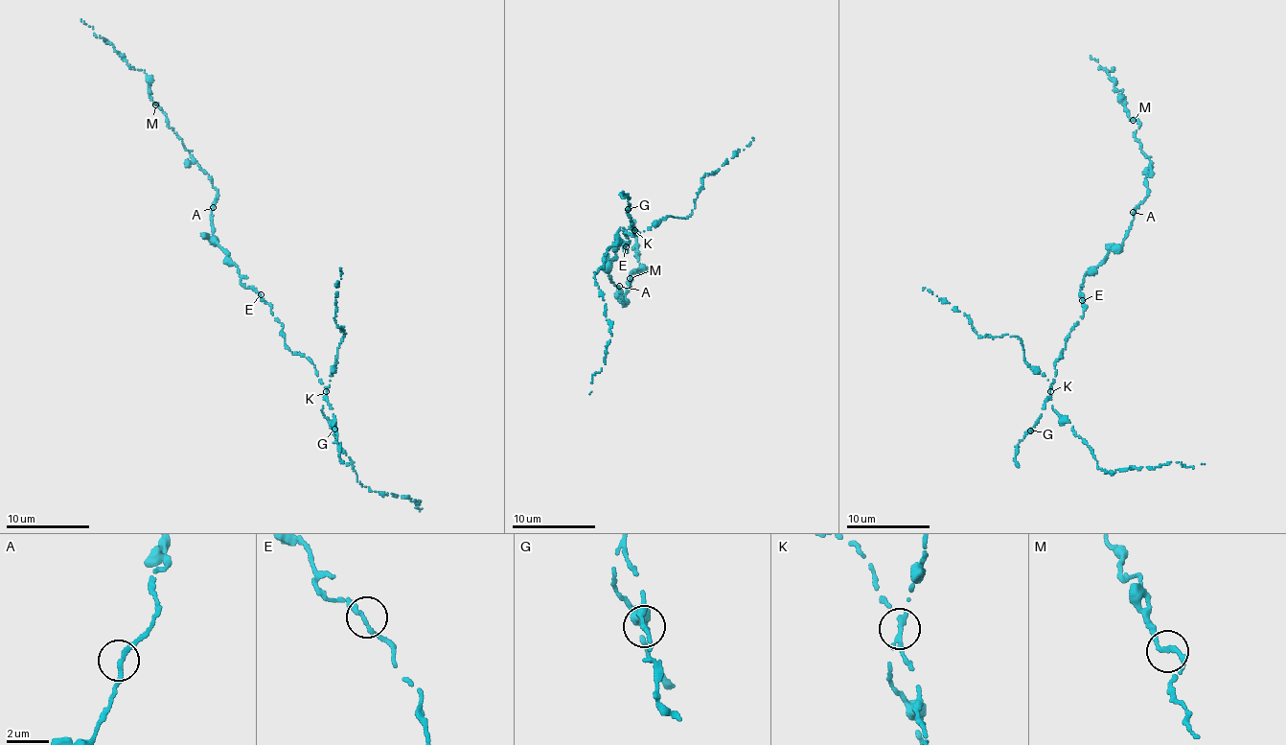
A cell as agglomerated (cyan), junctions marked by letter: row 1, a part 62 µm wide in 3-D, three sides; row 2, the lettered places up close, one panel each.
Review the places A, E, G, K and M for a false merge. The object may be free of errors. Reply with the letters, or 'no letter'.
K

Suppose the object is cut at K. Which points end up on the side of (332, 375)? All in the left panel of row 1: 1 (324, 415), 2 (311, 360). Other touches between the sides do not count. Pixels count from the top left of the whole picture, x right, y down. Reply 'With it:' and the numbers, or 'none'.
With it: 1

